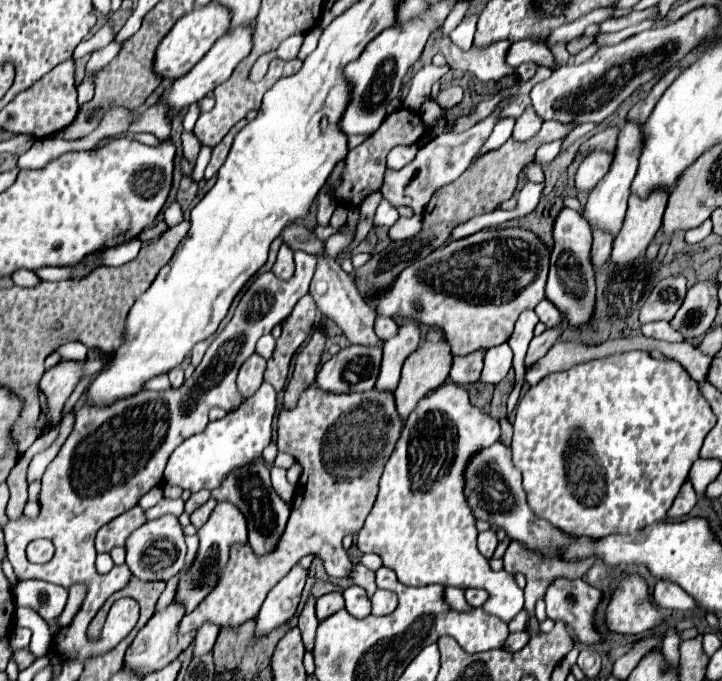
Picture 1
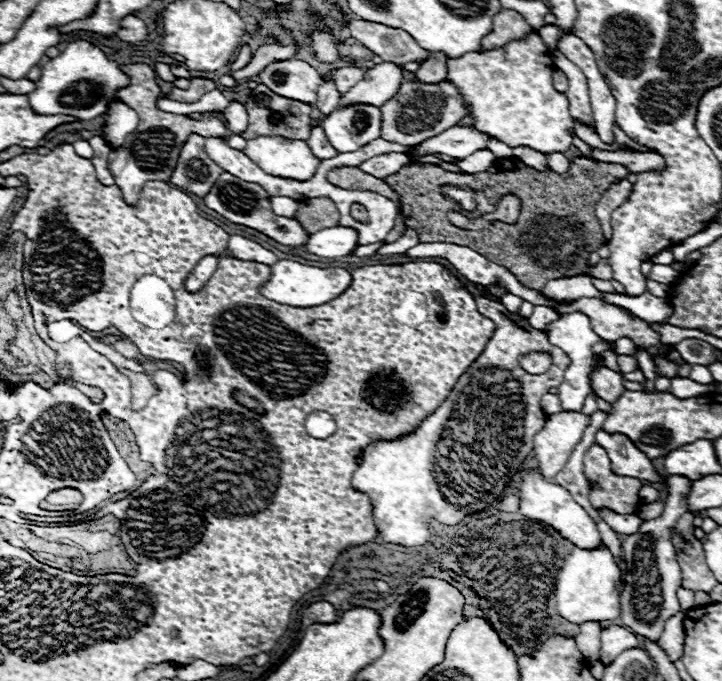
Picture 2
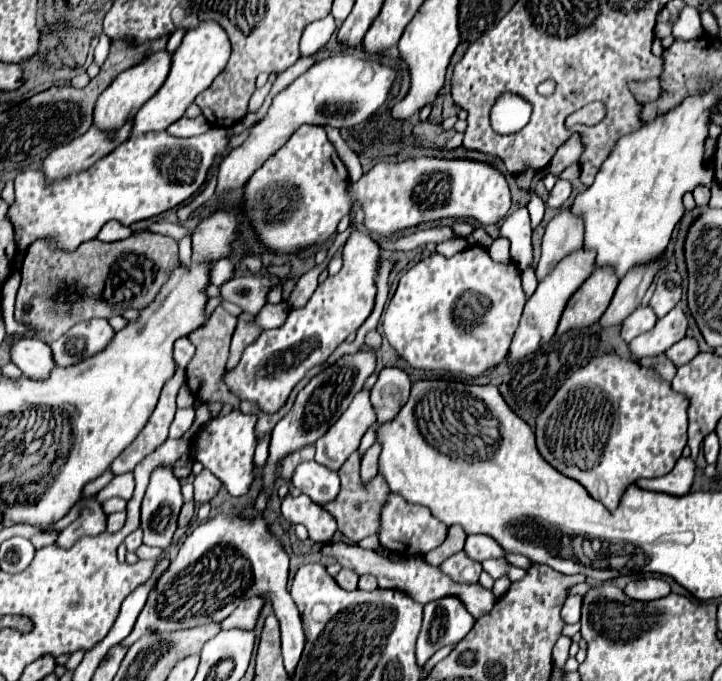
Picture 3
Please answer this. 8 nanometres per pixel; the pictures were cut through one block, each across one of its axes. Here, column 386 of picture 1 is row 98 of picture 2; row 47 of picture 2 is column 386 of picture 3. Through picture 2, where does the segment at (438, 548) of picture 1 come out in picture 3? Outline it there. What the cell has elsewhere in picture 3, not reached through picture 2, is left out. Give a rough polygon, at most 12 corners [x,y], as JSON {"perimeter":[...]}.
{"perimeter":[[390,494],[380,544],[402,556],[440,546],[448,526]]}

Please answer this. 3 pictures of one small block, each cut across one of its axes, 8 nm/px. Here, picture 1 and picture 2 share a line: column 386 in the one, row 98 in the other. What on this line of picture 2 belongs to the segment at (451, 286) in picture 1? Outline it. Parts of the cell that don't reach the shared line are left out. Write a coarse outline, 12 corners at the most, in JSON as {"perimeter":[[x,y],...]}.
{"perimeter":[[302,60],[262,70],[260,82],[284,98],[314,104],[322,78]]}

